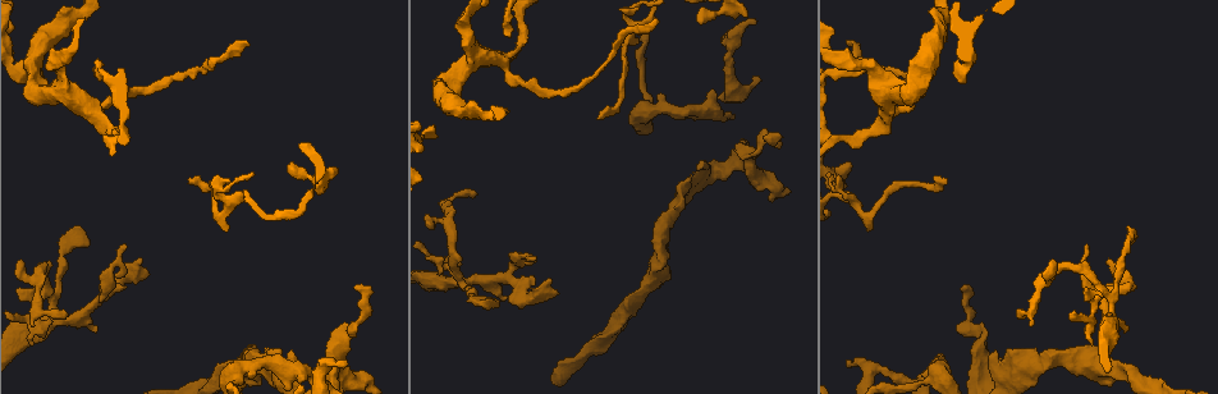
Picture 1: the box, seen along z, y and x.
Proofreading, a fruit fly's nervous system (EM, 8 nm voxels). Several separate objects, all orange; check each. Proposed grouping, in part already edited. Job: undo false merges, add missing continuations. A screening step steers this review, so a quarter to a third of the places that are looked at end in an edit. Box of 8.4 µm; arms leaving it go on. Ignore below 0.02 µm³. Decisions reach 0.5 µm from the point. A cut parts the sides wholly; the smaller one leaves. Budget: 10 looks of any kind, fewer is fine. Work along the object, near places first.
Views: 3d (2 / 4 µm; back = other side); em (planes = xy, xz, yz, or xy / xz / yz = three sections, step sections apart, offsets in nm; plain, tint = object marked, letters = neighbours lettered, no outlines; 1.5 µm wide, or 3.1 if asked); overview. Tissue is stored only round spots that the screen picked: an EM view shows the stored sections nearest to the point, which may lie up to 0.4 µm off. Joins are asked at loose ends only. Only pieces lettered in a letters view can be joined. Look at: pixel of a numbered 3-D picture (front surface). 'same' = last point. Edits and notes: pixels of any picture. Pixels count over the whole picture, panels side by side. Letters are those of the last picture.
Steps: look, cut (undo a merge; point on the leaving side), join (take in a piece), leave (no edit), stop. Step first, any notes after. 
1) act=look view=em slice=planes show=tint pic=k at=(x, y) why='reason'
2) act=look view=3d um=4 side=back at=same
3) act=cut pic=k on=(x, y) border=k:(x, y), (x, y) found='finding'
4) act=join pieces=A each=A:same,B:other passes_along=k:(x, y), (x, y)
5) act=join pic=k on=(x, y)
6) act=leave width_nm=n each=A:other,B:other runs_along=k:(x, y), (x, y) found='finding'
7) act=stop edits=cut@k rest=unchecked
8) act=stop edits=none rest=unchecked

act=look view=em slice=yz step=4 show=tint pic=1 at=(653, 20)

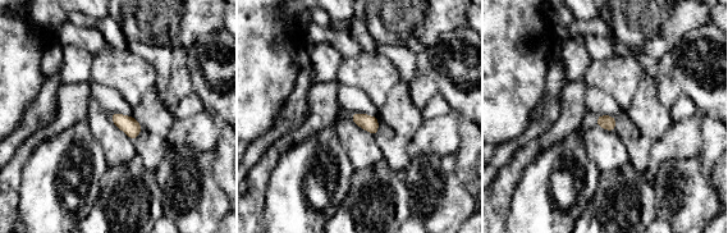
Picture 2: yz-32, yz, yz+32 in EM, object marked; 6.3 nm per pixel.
act=look view=em slice=xz step=4 show=letters at=same why='cut it another way'

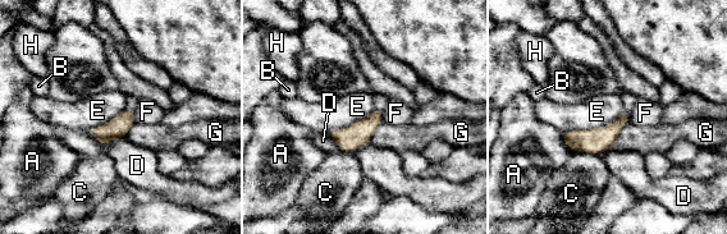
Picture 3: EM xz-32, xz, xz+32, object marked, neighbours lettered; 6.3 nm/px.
act=leave longest_contact=E:440nm each=A:other,B:other,C:other,D:other,E:other,F:other,G:other,H:other found='none of them fits'

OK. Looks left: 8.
act=look view=em slice=yz step=8 show=letters pic=1 at=(506, 35) why='end of a long branch'

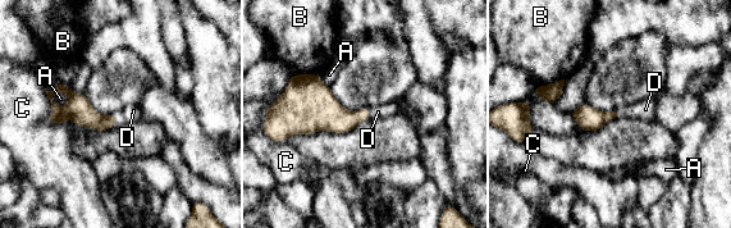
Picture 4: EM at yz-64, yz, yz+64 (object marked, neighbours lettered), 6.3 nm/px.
act=look view=em slice=planes show=letters at=same why='another direction'

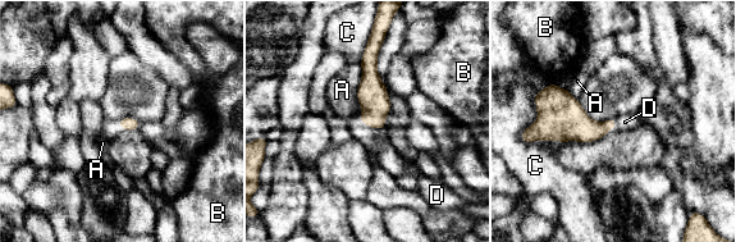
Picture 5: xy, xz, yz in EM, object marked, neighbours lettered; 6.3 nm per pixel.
act=join pic=5 on=(388, 158) each=A:other,B:other,C:other,D:same found='the neuron continues'

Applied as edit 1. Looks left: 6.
act=look view=3d um=2 side=back pic=1 at=(472, 195) why='branch stops here'

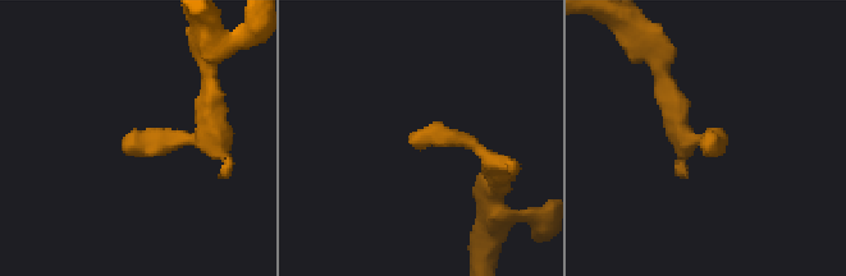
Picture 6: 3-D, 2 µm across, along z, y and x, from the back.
act=look view=em slice=planes show=letters pic=6 at=(707, 141) why='shape alone is not enough'

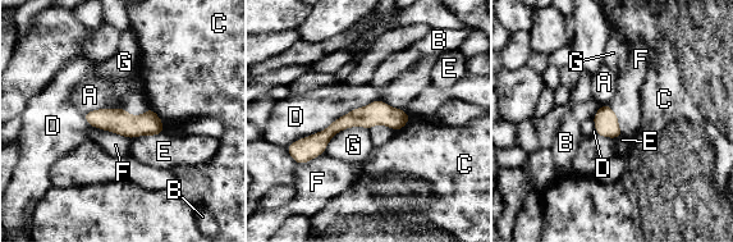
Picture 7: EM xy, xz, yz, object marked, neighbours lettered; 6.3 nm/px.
act=leave each=A:other,B:other,C:other,D:other,E:other,F:other,G:other runs_along=7:(406, 118), (357, 117), (297, 149) found='none of them fits'

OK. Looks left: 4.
act=look view=3d um=2 pic=1 at=(756, 21) why='free end'

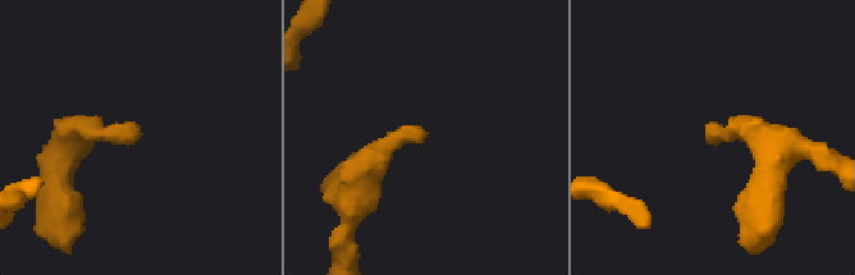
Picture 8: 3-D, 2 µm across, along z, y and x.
act=look view=em slice=yz step=8 show=letters pic=8 at=(709, 133) why='need the tissue'

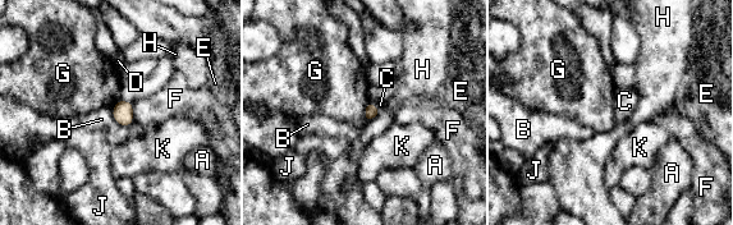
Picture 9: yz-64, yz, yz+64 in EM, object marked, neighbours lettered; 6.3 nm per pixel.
act=look view=em slice=planes show=letters at=same why='cut it another way'

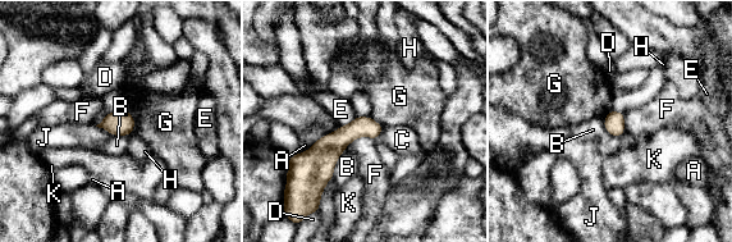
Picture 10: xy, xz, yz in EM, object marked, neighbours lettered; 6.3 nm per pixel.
act=leave each=A:other,B:other,C:other,D:other,E:other,F:other,G:other,H:other,J:other,K:other found='no lettered piece goes on from it'

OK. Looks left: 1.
act=stop edits=join@5 rest=unchecked

